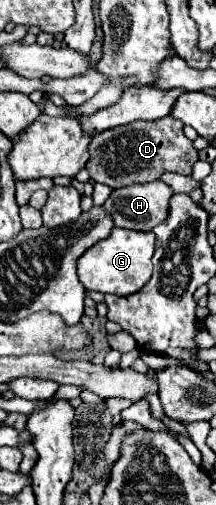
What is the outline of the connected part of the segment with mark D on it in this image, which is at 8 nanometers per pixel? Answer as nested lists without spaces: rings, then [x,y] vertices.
[[[162,117],[152,123],[132,123],[116,129],[102,131],[90,141],[90,159],[86,171],[96,183],[104,183],[112,189],[156,181],[162,173],[172,171],[178,175],[190,175],[192,165],[198,161],[198,151],[192,141],[182,133],[182,123],[172,117]]]

